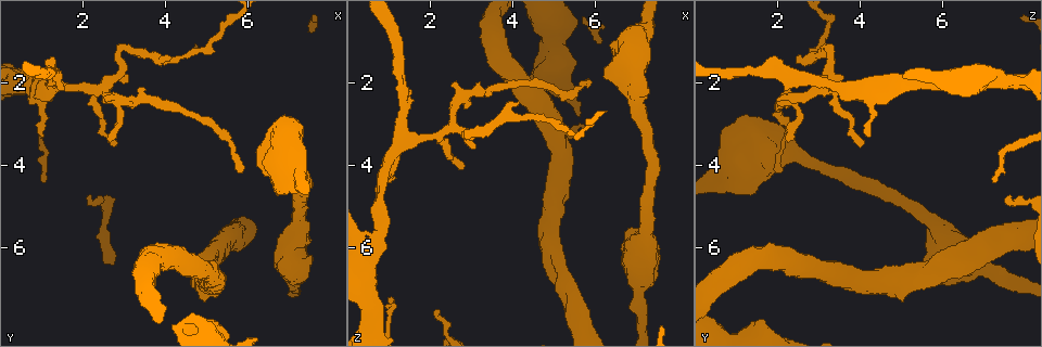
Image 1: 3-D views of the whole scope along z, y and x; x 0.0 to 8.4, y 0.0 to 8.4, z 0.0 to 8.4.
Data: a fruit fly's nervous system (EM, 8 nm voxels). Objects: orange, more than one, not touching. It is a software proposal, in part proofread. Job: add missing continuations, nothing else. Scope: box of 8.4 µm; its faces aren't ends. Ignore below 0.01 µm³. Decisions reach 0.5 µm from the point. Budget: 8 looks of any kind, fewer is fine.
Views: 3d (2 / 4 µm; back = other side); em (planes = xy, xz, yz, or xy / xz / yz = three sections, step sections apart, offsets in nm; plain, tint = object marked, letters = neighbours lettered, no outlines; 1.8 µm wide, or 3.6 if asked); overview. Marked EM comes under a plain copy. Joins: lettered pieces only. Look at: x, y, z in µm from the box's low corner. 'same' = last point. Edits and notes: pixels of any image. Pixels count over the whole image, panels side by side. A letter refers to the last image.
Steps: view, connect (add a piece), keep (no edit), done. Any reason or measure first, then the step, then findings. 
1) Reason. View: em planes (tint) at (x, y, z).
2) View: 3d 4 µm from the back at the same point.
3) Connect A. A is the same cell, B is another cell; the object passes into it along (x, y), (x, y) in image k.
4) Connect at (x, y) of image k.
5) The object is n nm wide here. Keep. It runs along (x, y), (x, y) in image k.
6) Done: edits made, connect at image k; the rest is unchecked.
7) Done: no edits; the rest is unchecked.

View: 3d 2 µm at (2.10, 4.75, 7.55).

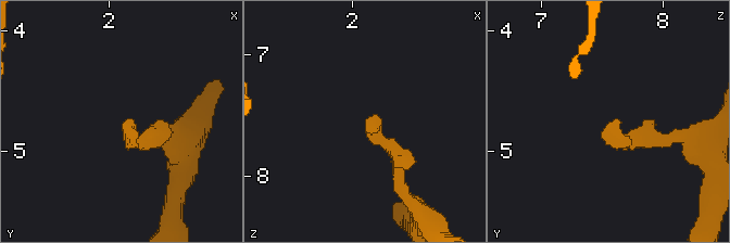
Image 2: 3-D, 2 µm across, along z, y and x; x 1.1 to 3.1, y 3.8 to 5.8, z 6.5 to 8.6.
View: em yz step 4 (letters) at (2.14, 4.82, 7.50).

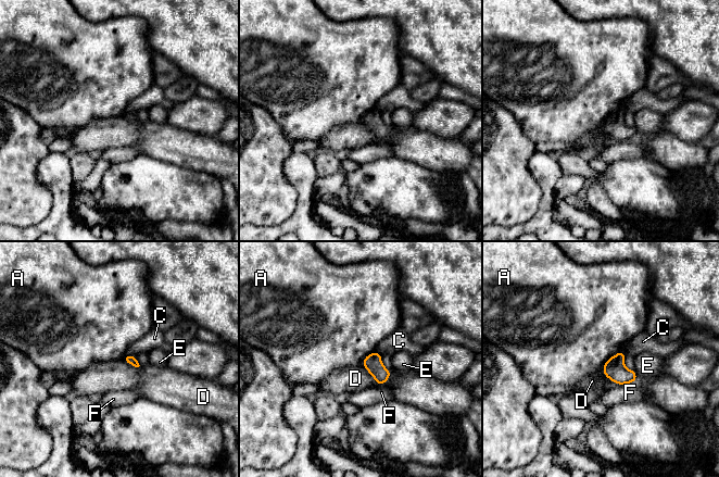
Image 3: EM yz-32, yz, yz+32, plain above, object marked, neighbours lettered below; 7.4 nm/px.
Cut it another way. View: em planes (letters) at the same point.

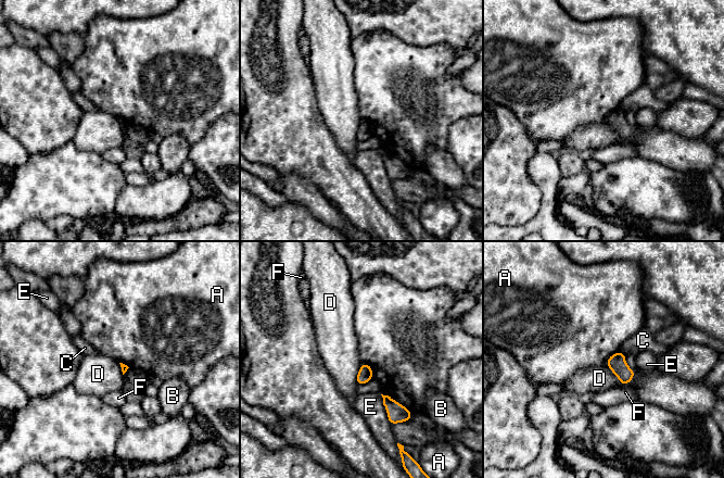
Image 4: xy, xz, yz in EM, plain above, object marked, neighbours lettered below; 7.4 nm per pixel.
The longest contact is with A, 280 nm. Keep. A, B, C, D, E and F are other cells; none of them fits.

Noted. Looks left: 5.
Sharp bend. View: em xy step 16 (tint) at (6.95, 6.20, 6.10).

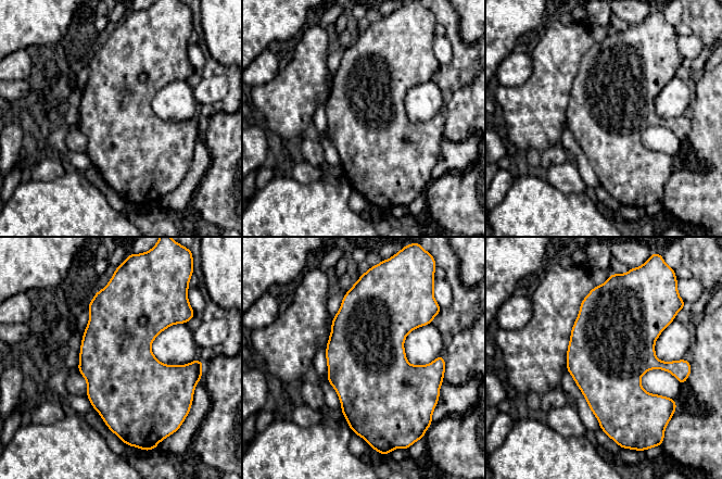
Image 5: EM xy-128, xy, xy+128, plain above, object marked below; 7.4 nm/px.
View: em planes (tint) at the same point.

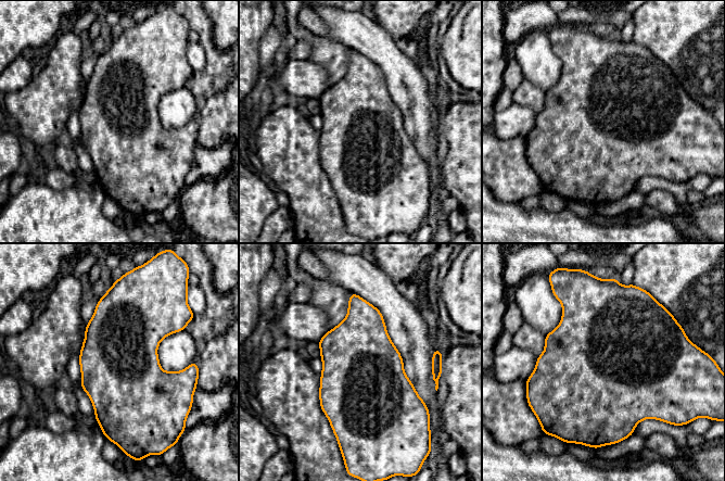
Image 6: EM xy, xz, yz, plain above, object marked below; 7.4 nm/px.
See the neighbours. View: em planes (letters) at the same point.

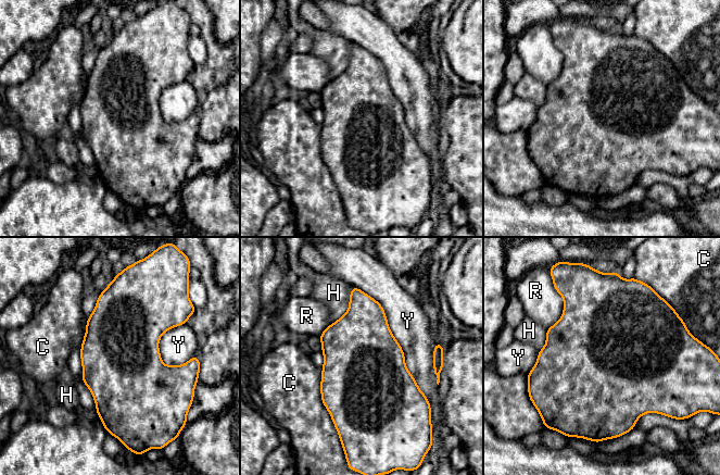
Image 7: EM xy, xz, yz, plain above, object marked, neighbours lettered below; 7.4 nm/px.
The object is 600 nm wide here. Keep. C, H, R and Y are other cells; a border runs along (353, 285), (381, 305), (427, 398) in image 7; no lettered piece goes on from it.

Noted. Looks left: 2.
Thick end. View: em 3.6 µm planes (letters) at (6.65, 4.75, 1.40).

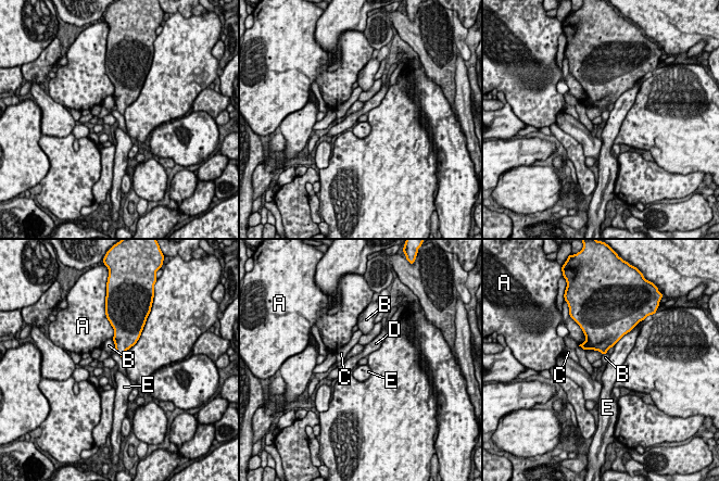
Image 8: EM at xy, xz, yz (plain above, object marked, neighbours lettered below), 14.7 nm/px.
The longest contact is with E, 320 nm. Keep. A, B, C, D and E are other cells; none of them fits.

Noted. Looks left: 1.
Done: no edits; the rest is unchecked.

